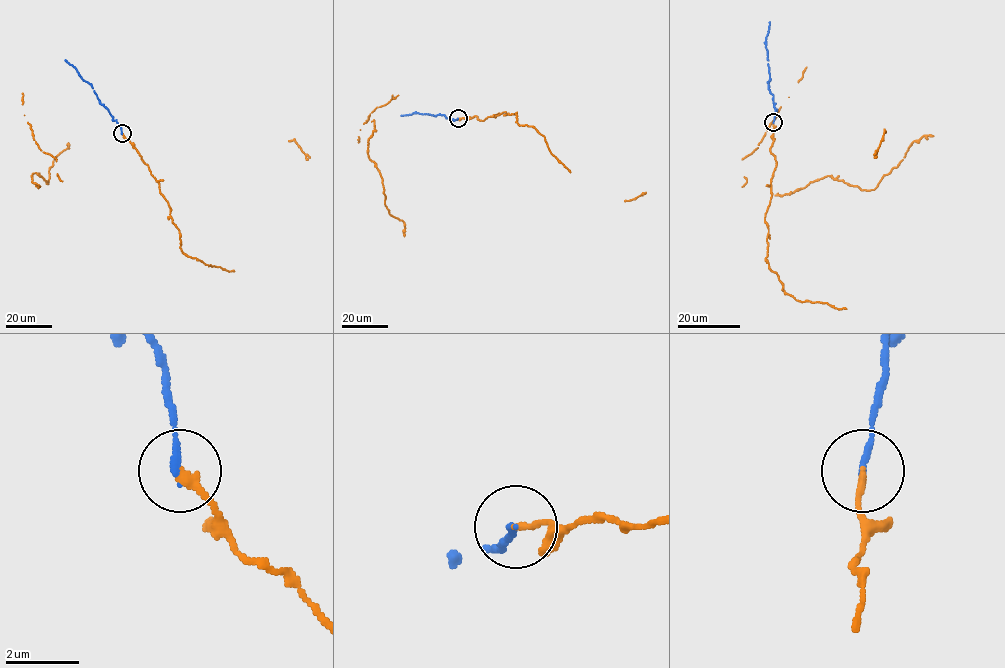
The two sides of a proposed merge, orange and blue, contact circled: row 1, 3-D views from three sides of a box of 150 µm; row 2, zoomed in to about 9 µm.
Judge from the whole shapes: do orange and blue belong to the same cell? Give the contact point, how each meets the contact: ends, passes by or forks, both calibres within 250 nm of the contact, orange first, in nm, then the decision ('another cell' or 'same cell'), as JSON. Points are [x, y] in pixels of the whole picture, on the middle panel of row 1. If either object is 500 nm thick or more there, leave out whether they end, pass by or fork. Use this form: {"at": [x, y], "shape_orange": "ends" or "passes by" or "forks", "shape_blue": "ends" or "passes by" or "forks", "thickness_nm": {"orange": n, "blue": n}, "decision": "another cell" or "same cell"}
{"at": [458, 118], "shape_orange": "ends", "shape_blue": "ends", "thickness_nm": {"orange": 200, "blue": 190}, "decision": "same cell"}

